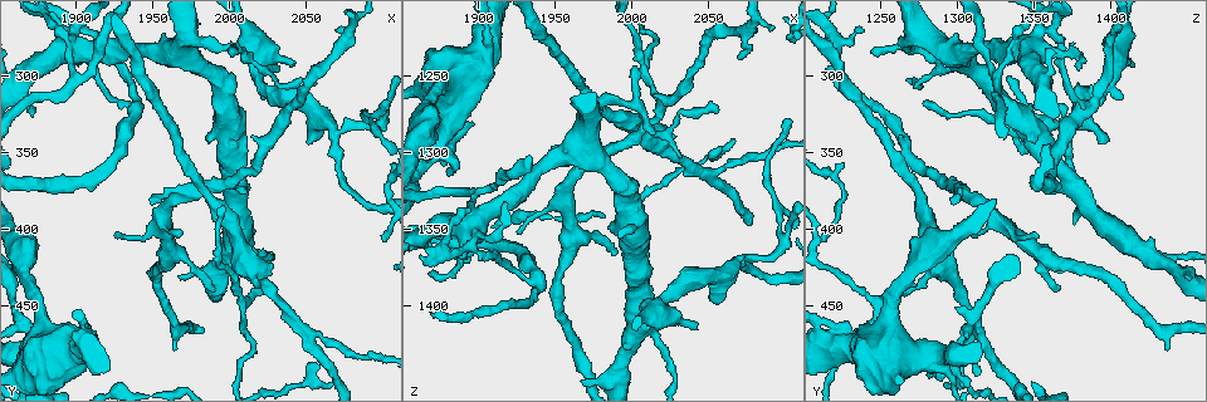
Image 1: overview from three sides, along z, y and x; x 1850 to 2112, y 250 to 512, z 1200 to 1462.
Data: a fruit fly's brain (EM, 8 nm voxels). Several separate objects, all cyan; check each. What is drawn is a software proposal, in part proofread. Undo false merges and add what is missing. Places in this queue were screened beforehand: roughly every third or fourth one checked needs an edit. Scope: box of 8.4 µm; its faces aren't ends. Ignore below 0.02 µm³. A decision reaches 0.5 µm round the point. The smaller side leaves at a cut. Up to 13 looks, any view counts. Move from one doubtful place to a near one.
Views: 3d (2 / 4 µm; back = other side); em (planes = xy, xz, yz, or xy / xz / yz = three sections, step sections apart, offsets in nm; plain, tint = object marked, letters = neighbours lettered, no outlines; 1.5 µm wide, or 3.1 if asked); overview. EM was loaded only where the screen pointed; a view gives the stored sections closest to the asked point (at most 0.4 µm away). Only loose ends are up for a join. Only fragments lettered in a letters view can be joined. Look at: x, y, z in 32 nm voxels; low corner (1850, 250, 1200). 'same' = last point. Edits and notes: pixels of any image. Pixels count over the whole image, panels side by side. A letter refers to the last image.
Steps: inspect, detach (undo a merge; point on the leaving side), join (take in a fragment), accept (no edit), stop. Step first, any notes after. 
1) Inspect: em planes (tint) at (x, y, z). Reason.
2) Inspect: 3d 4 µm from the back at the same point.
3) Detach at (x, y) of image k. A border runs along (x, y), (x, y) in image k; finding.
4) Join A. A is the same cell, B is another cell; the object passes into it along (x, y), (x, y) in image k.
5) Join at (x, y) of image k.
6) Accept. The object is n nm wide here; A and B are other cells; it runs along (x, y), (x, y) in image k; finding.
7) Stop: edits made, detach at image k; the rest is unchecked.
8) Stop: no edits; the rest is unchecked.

Inspect: em yz step 4 (letters) at (1992, 440, 1368). Branch stops here.

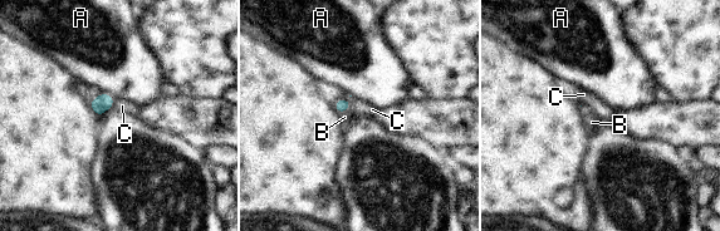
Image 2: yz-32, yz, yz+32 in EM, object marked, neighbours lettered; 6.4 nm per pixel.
Join B. B is the same cell, A and C are other cells; the object passes into it along (341, 104), (344, 109), (344, 117) in image 2; it goes on there.

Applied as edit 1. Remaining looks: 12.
Inspect: overview.

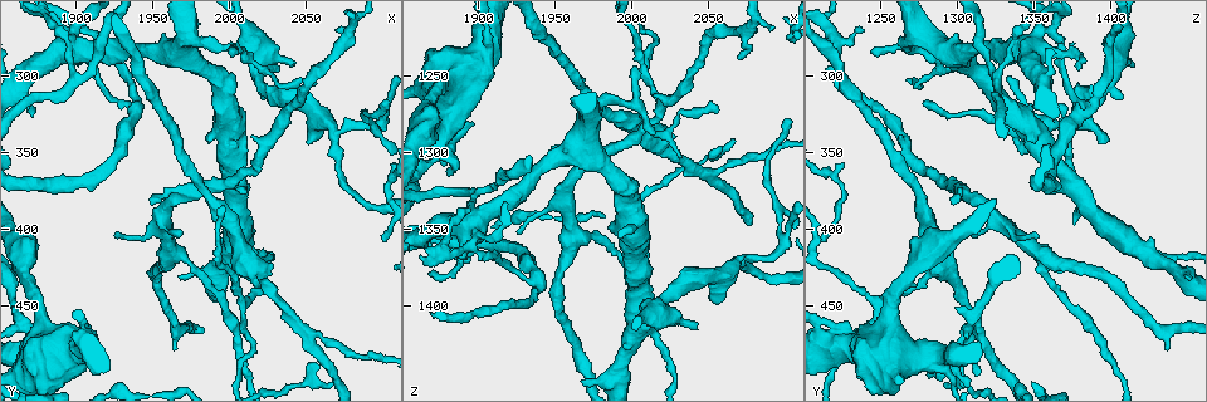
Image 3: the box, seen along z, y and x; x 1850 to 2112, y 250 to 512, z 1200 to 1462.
Inspect: em xz step 8 (tint) at (2008, 450, 1250). Three arms meet.

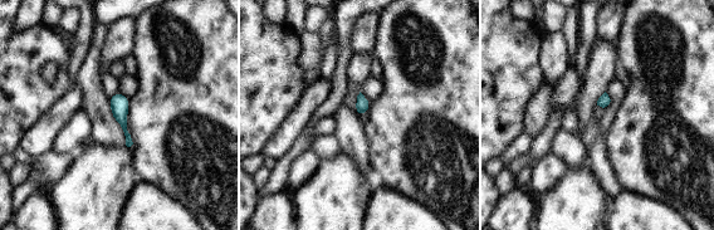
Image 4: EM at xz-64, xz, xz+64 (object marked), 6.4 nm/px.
Inspect: em planes (tint) at the same point.

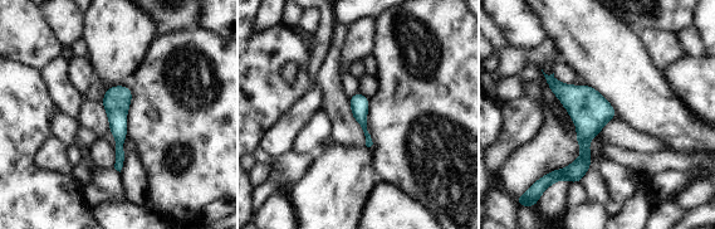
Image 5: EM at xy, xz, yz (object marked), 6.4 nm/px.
Inspect: em planes (letters) at the same point. What lies round it.

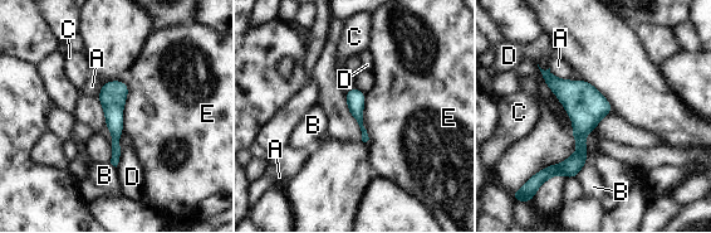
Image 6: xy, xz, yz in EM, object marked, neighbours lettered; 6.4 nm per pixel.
Accept. A, B, C, D and E are other cells; it runs along (116, 83), (114, 161) in image 6; continuous, no second neuron.

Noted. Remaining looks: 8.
Inspect: em yz step 4 (tint) at (2066, 334, 1372). Four arms meet.

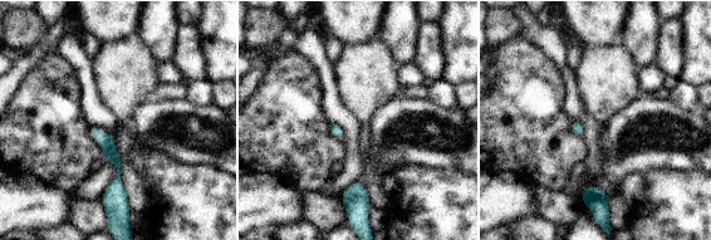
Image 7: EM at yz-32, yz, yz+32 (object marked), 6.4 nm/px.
Inspect: em xy step 8 (letters) at the same point. Cut it another way.

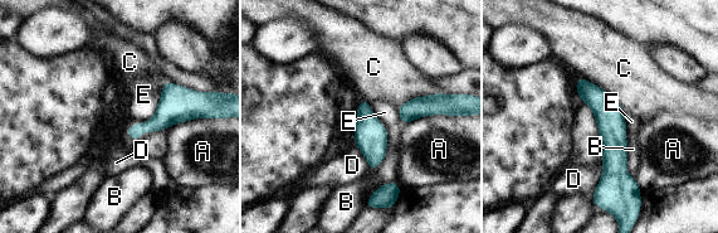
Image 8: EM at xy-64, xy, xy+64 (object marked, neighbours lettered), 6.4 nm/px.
Accept. A, B, C, D and E are other cells; it runs along (581, 81), (610, 117), (609, 192) in image 8; continuous, no second neuron.

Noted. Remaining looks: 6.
Inspect: 3d 2 µm at (2040, 292, 1416).

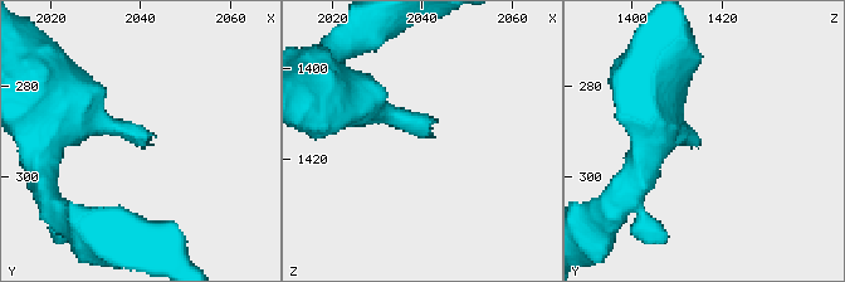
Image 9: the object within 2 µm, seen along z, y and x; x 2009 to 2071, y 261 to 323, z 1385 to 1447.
Inspect: em planes (letters) at (2042, 292, 1415).

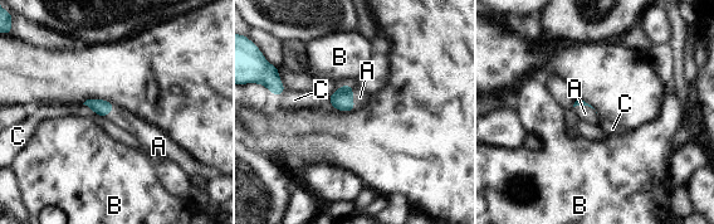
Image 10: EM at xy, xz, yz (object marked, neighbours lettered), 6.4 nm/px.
Join A. A is the same cell, B and C are other cells; the neuron continues.

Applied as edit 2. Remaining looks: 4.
Stop: edits made, join at image 2, join at image 10; the rest is unchecked.

